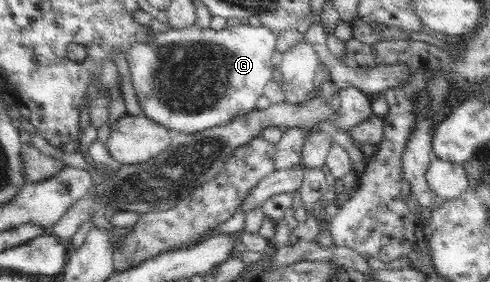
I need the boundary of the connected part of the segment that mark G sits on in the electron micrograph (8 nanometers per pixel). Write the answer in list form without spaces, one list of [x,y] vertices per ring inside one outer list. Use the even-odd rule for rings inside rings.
[[[248,22],[220,30],[202,29],[195,24],[161,30],[148,43],[133,43],[126,56],[136,100],[147,117],[170,131],[195,134],[227,124],[236,116],[256,108],[257,98],[264,94],[265,85],[272,80],[271,62],[277,38],[269,26],[260,23],[253,26]]]

